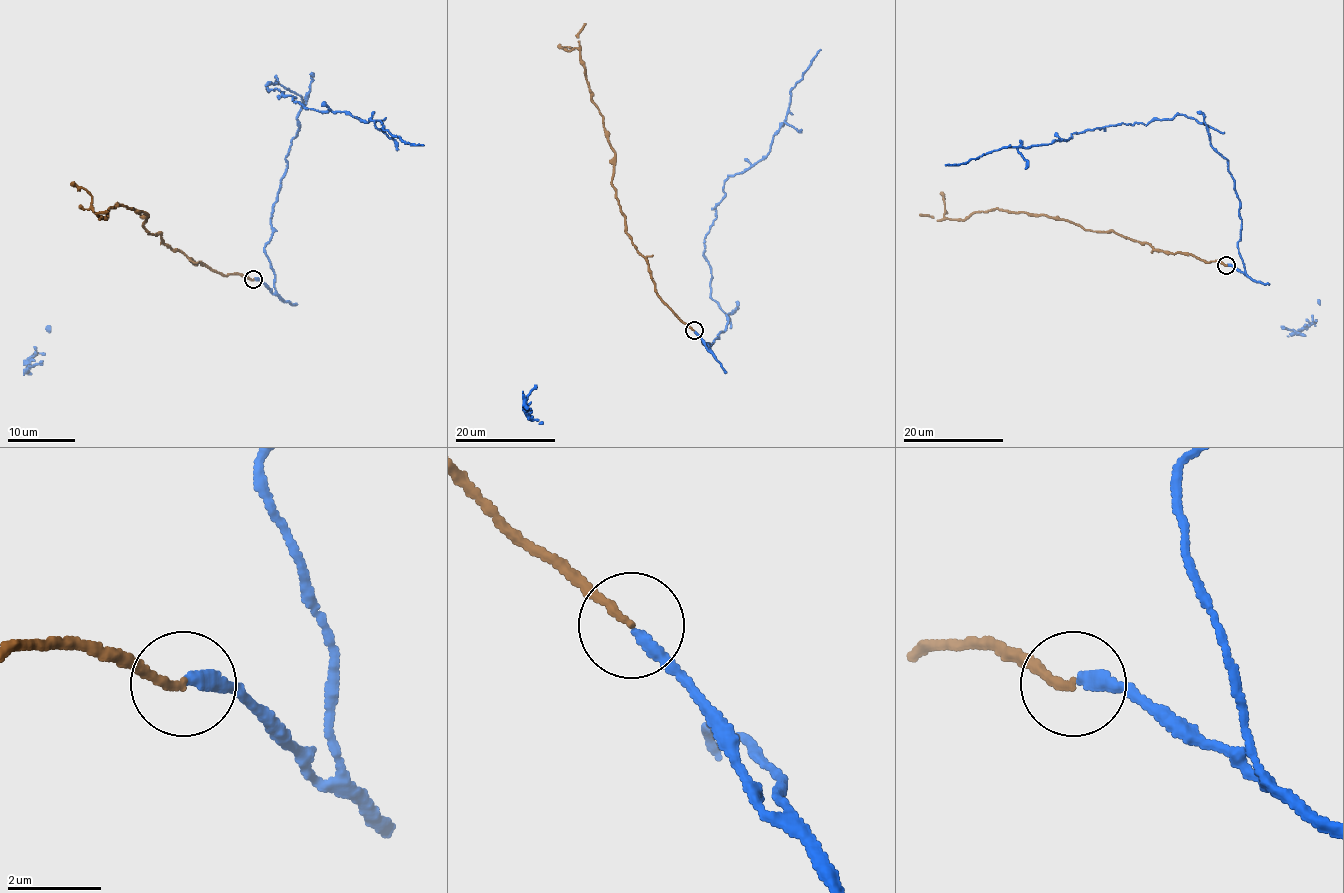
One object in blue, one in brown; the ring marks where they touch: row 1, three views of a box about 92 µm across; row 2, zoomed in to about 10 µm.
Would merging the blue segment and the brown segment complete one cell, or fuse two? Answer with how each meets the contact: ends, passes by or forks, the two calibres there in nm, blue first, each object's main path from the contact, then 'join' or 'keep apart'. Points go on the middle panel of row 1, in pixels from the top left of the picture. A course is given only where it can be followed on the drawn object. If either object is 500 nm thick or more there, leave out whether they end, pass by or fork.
blue ends; brown ends; calibres 300 and 170 nm; course blue (694, 331), (709, 349), (702, 343), (733, 313), (710, 296), (704, 255), (724, 181), (770, 150), (820, 49); course brown (694, 330), (657, 293), (648, 261), (627, 233), (612, 183), (614, 150), (592, 100), (580, 51), (558, 45); join

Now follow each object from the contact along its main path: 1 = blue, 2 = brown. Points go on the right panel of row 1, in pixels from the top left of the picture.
1: (1227, 265), (1245, 270), (1234, 178), (1211, 145), (1211, 128), (1182, 114), (945, 165)
2: (1226, 265), (1042, 214), (996, 209), (947, 219), (941, 193)

